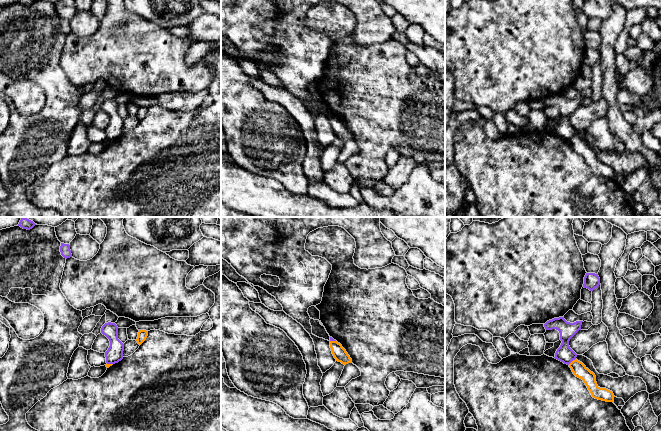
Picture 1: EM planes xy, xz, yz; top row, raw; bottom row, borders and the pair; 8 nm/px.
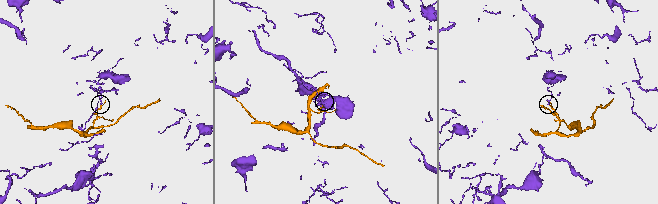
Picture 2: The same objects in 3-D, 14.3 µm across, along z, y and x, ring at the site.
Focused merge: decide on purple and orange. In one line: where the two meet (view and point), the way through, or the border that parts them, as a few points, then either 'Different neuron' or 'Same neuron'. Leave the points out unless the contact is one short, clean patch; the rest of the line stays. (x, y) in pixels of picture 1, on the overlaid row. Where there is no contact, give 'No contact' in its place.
Touches purple at yz (571, 361). Boundary: yz (575, 358), (568, 364). Different neuron

